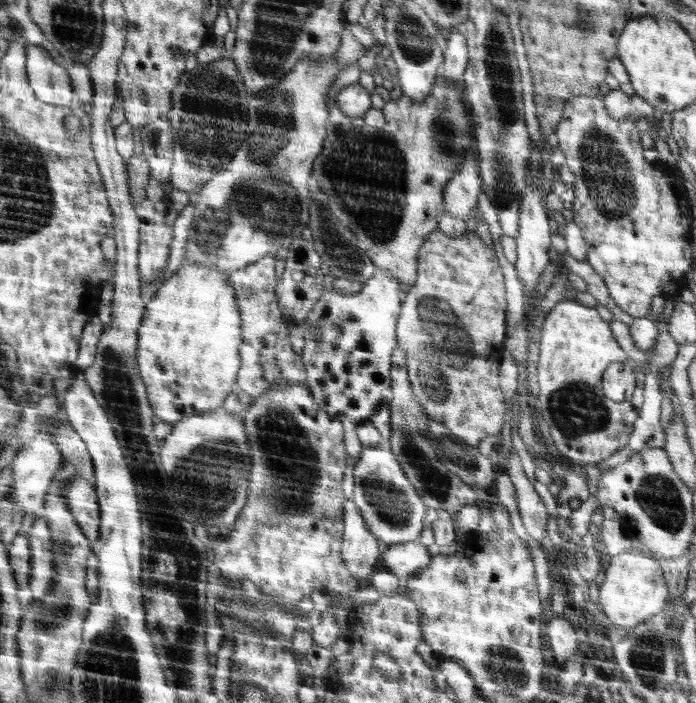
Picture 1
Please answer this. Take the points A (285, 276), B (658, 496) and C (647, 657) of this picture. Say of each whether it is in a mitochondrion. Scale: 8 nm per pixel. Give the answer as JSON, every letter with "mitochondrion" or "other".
{"A":"other","B":"mitochondrion","C":"mitochondrion"}

